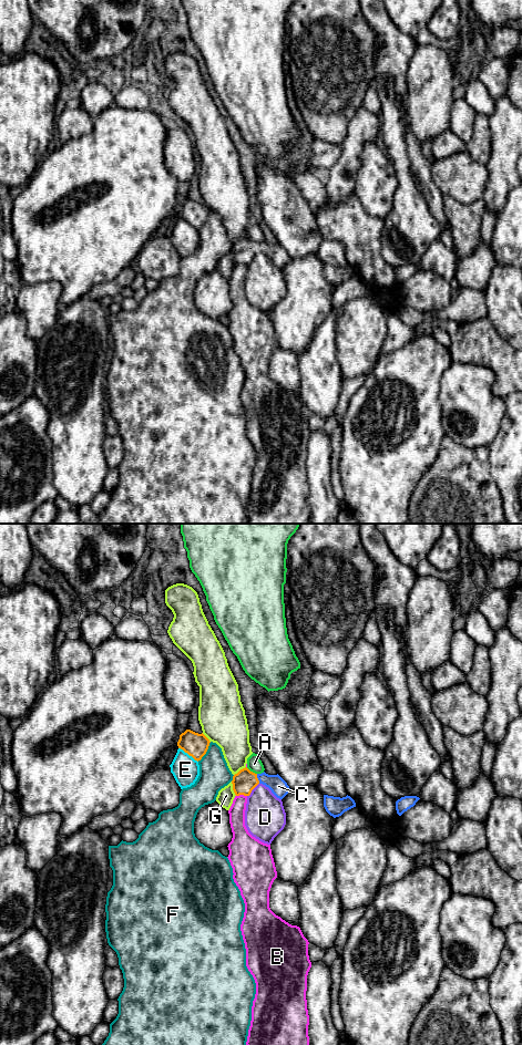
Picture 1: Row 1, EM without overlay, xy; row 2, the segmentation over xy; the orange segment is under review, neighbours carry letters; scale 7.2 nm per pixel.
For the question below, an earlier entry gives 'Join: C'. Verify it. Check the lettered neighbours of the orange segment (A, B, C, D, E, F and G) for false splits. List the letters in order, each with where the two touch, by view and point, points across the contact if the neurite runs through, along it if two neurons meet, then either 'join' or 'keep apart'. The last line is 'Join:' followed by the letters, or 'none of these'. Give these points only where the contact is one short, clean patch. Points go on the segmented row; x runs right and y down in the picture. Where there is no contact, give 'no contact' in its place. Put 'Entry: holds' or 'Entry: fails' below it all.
A: meets orange in xy at (252, 772); border along xy (246, 767), (256, 774); keep apart
B: meets orange in xy at (241, 794); border along xy (246, 795), (236, 796); keep apart
C: meets orange in xy at (257, 778); runs through xy (244, 782), (257, 778), (265, 778), (275, 783); join
D: meets orange in xy at (253, 788); border along xy (258, 783), (247, 796); keep apart
E: meets orange in xy at (188, 754); keep apart
F: meets orange in xy at (206, 751); keep apart
G: meets orange in xy at (233, 788); keep apart
Join: C
Entry: holds

